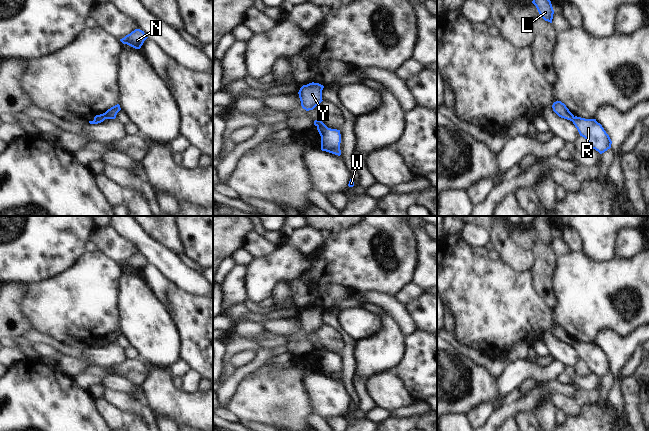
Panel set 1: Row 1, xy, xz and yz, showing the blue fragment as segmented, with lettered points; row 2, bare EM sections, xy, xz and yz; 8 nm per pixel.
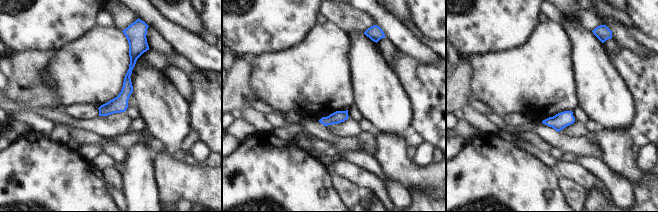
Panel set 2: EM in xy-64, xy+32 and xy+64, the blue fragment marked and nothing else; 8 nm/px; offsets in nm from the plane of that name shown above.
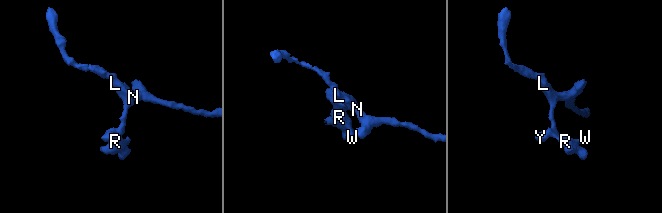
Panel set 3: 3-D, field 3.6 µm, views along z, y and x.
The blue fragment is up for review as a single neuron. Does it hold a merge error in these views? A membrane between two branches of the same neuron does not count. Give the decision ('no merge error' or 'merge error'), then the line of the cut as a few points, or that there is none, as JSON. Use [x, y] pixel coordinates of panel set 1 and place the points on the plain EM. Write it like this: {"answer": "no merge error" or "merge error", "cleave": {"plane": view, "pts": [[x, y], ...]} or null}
{"answer": "merge error", "cleave": {"plane": "xz", "pts": [[317, 350], [326, 351]]}}

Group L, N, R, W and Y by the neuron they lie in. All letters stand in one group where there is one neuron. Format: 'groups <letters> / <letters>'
groups L N Y / R W

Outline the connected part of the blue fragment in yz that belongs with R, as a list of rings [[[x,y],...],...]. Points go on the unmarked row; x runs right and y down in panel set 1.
[[[575,340],[572,346],[580,360],[587,364],[590,373],[595,373],[602,378],[611,372],[612,365],[609,359],[596,343],[585,343]]]

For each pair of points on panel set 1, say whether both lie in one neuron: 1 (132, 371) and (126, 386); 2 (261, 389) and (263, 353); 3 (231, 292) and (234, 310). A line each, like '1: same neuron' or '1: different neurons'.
1: different neurons
2: different neurons
3: different neurons

